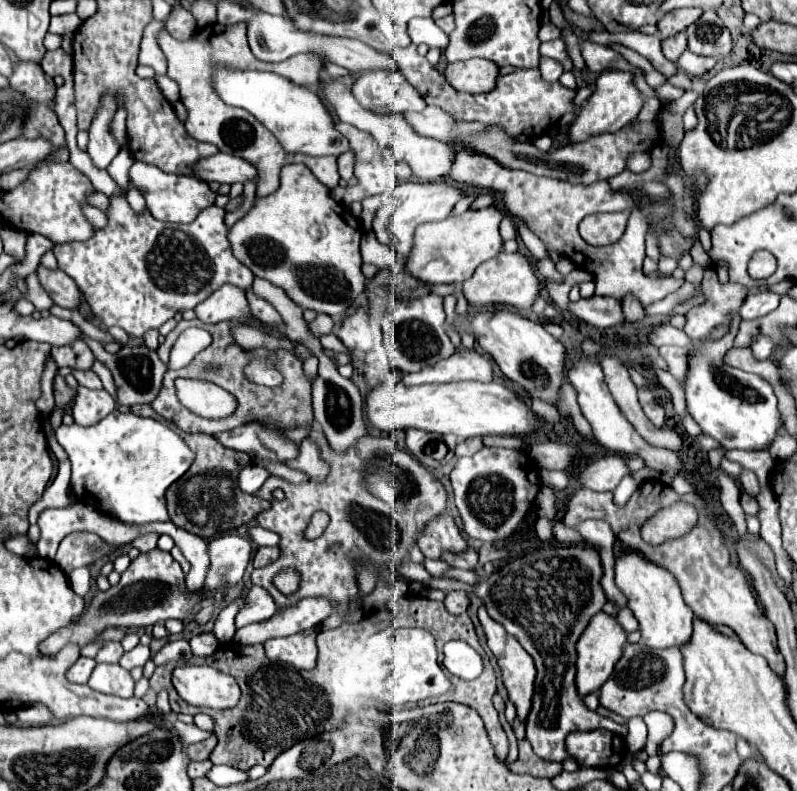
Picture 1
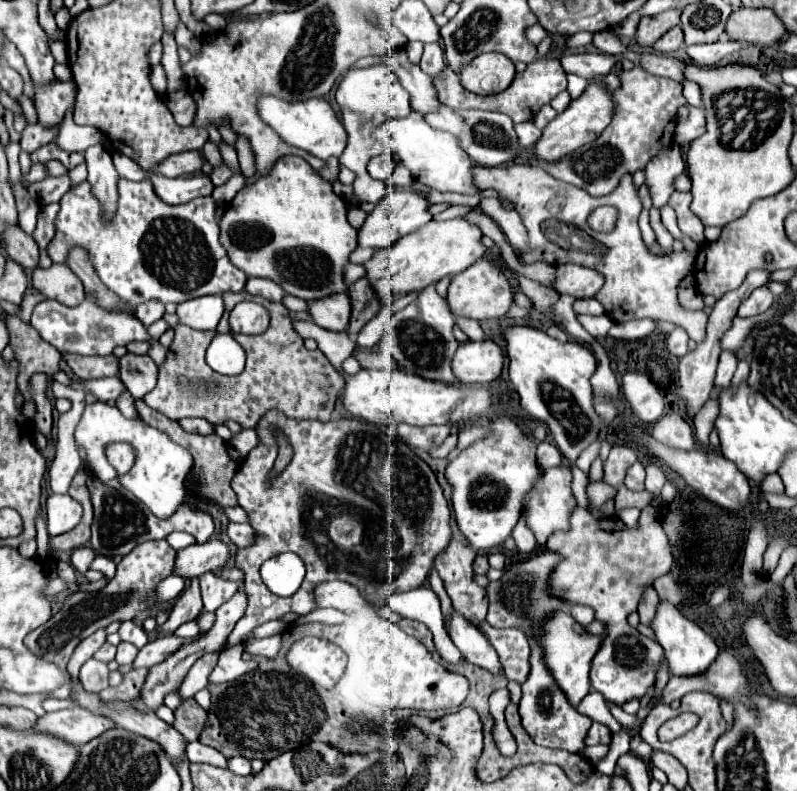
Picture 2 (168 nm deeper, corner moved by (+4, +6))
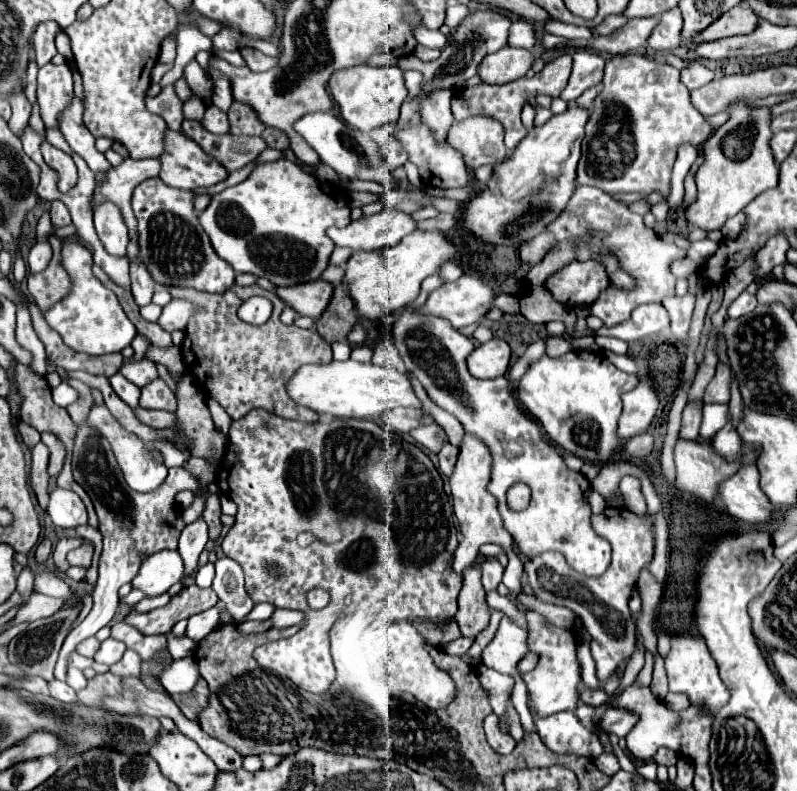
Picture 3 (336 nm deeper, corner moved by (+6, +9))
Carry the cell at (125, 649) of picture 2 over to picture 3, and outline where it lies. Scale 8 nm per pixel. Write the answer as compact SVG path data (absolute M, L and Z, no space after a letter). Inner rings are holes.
M108 638L108 640L104 640L100 644L100 650L94 654L94 660L100 662L100 664L106 664L106 666L112 666L112 664L120 662L120 658L122 658L124 652L126 652L124 642Z

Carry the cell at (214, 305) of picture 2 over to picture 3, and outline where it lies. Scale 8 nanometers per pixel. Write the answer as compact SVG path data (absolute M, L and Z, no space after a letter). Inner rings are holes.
M172 300L170 304L166 304L162 308L162 314L158 318L158 324L166 332L184 330L192 314L194 314L194 308L190 306L190 302L186 302L186 300Z

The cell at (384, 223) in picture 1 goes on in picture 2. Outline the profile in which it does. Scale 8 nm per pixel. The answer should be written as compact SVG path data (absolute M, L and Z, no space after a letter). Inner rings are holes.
M390 191L366 217L364 225L358 231L358 245L360 247L372 247L372 249L388 249L398 239L402 239L408 233L414 233L418 227L426 225L432 215L428 213L430 201L424 193L418 191Z

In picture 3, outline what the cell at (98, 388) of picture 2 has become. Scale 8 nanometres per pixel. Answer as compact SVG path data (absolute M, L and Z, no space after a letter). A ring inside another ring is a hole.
M120 372L114 374L114 376L110 378L110 384L112 384L114 392L116 392L116 394L118 394L130 408L136 408L136 406L138 406L140 392L138 392L138 386L136 386L136 384L128 382Z

